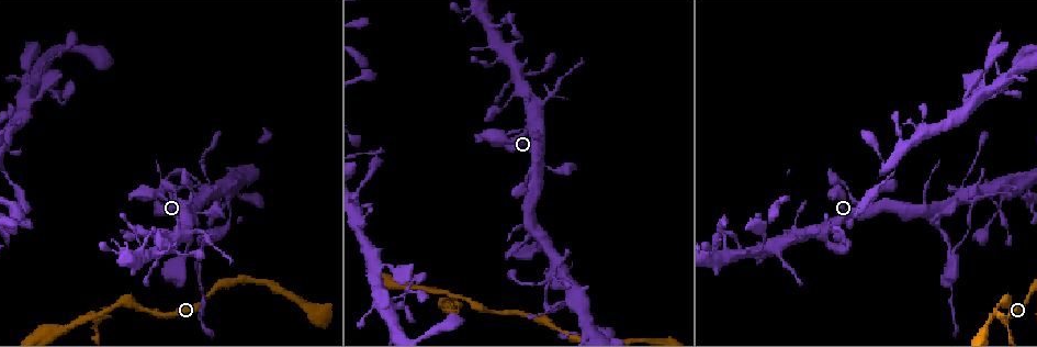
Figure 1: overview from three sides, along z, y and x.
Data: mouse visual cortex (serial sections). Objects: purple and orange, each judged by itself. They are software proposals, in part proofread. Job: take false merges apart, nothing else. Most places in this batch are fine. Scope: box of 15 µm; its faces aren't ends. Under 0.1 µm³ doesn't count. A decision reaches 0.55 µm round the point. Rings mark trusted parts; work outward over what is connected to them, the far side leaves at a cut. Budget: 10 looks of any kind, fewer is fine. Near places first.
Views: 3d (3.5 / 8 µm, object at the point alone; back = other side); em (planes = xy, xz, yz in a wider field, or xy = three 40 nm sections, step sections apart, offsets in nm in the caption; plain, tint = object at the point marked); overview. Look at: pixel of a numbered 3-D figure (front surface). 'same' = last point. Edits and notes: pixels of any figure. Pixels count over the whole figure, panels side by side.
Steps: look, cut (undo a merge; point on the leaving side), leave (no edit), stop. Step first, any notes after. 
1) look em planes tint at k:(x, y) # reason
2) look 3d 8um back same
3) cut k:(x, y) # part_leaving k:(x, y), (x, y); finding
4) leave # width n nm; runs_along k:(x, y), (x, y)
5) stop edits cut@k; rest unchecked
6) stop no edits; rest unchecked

look 3d 3.5um at 1:(931, 218) # narrows sharply

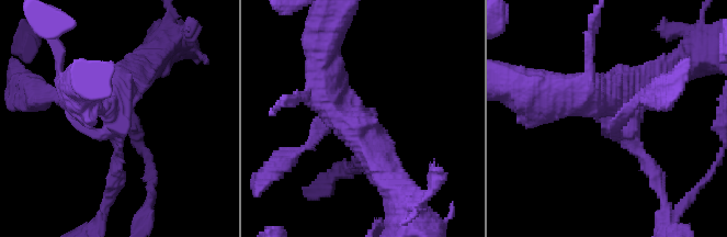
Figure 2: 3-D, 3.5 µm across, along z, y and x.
look em xy step 1 tint at 2:(115, 110) # need the tissue

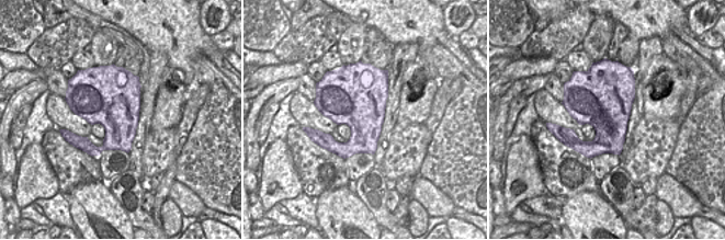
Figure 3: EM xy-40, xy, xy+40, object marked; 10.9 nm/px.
leave # runs_along 2:(322, 64), (329, 103), (390, 182); one cell here

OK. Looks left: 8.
look 3d 3.5um back at 1:(102, 313) # arms part here

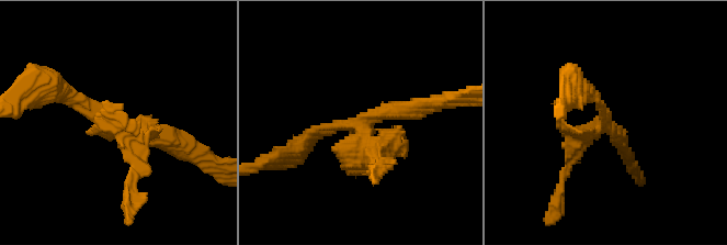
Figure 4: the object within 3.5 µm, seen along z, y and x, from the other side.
look em xy step 2 tint at 4:(609, 126) # shape alone is not enough

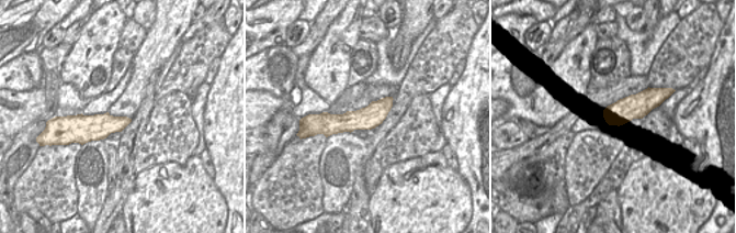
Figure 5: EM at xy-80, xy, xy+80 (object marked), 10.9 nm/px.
cut 4:(131, 142) # part_leaving 4:(121, 129), (137, 163), (127, 216); a second cell is stuck on

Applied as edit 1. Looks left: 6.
look 3d 3.5um back at 1:(551, 274) # arms part here

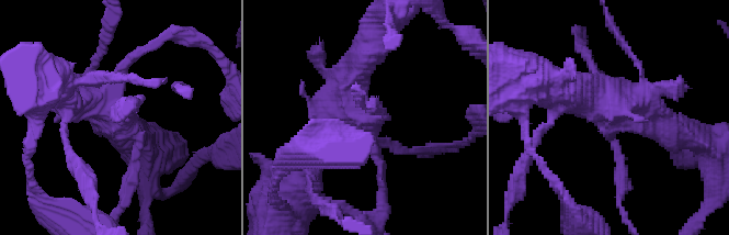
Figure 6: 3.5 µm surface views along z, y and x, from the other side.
look em xy step 2 tint at 6:(363, 119) # shape alone is not enough

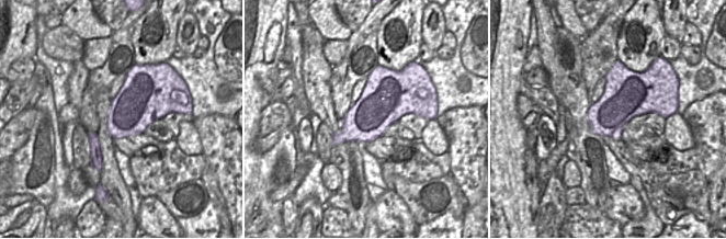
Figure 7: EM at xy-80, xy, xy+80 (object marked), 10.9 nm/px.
cut 6:(623, 174) # part_leaving 6:(612, 140), (628, 223); a second cell is stuck on

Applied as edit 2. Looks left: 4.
look overview

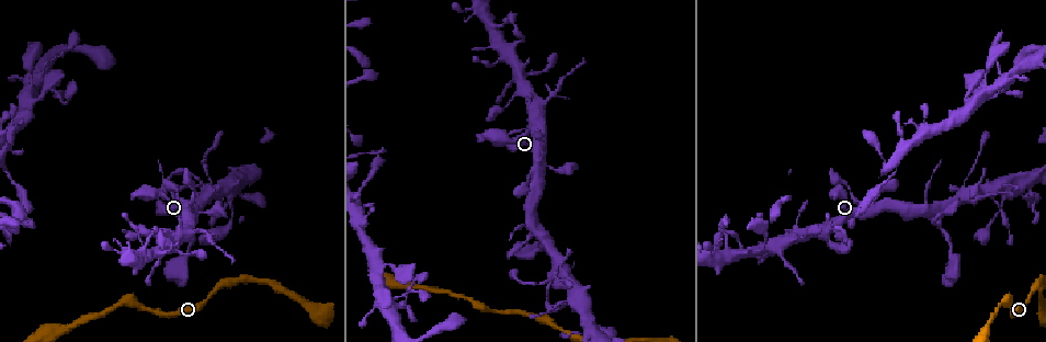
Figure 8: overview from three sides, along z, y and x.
look 3d 3.5um at 8:(508, 51) # arms part here

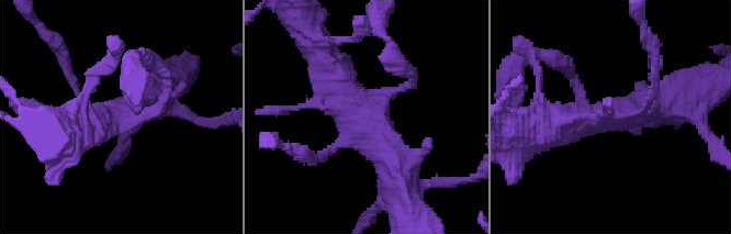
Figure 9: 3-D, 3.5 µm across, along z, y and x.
look em xy step 3 tint at 9:(617, 113)

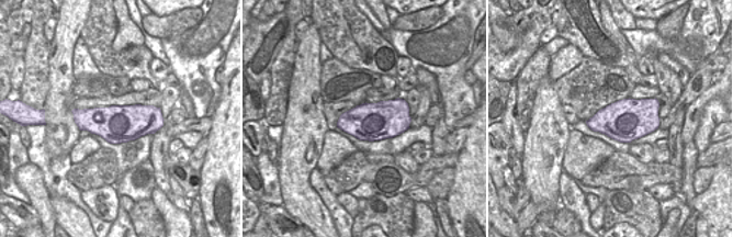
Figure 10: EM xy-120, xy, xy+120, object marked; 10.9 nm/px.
leave # one cell here

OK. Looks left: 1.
stop edits cut@4, cut@6; rest unchecked

